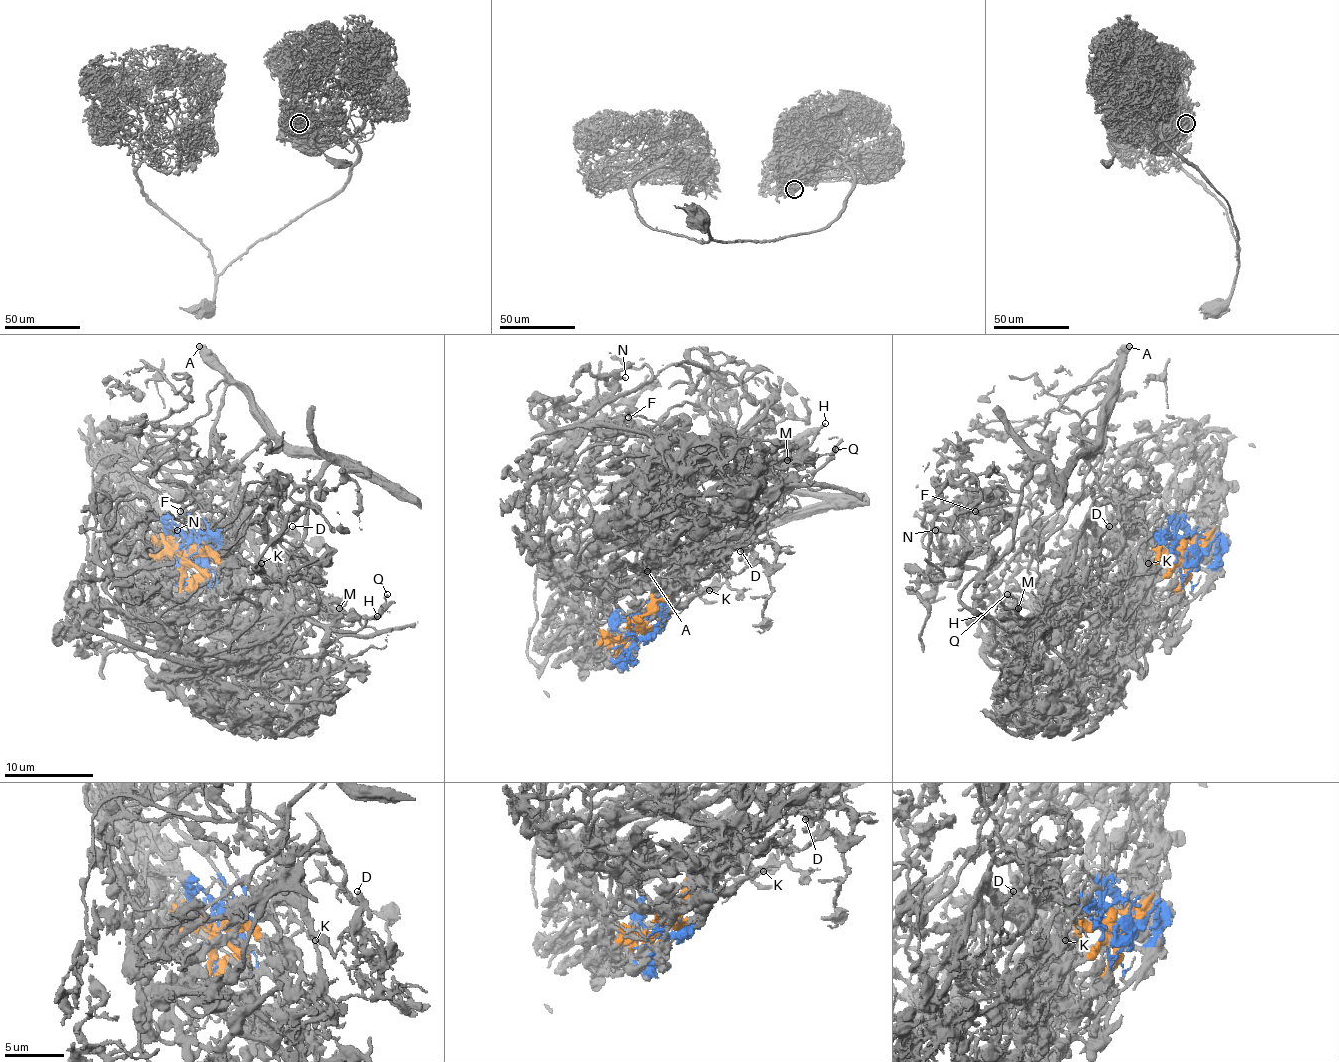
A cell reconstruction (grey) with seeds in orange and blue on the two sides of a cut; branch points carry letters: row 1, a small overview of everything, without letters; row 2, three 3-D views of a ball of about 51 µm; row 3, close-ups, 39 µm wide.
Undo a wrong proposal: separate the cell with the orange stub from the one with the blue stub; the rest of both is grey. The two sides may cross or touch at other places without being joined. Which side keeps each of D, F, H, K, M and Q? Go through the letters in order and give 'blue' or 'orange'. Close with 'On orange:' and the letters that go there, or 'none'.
D: blue
F: orange
H: blue
K: blue
M: blue
Q: blue
On orange: F

